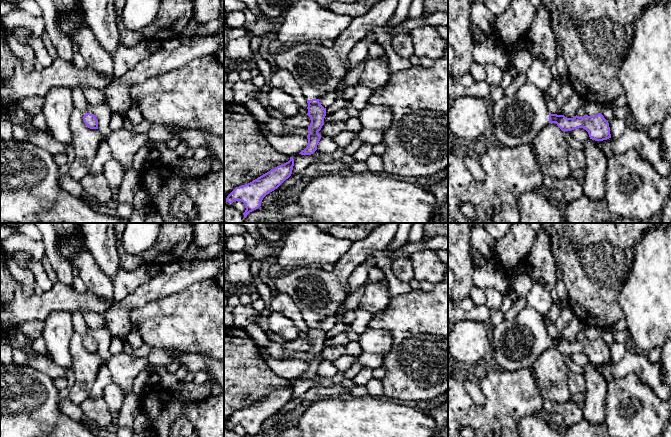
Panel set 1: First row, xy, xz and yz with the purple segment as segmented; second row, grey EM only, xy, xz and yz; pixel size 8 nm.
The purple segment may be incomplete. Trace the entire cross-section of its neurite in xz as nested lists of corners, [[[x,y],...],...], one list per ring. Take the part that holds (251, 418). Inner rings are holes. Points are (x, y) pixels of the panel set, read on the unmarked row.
[[[290,381],[288,386],[275,391],[252,406],[236,411],[227,420],[226,426],[243,426],[246,432],[244,437],[250,437],[258,433],[263,422],[291,400],[293,390],[294,383]]]

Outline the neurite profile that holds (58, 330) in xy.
[[[55,311],[44,321],[42,337],[49,357],[60,367],[71,368],[70,341],[75,334],[72,312]]]

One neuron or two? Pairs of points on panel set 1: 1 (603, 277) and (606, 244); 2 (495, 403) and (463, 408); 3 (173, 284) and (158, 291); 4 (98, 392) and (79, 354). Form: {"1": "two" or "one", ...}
{"1": "one", "2": "one", "3": "one", "4": "two"}

